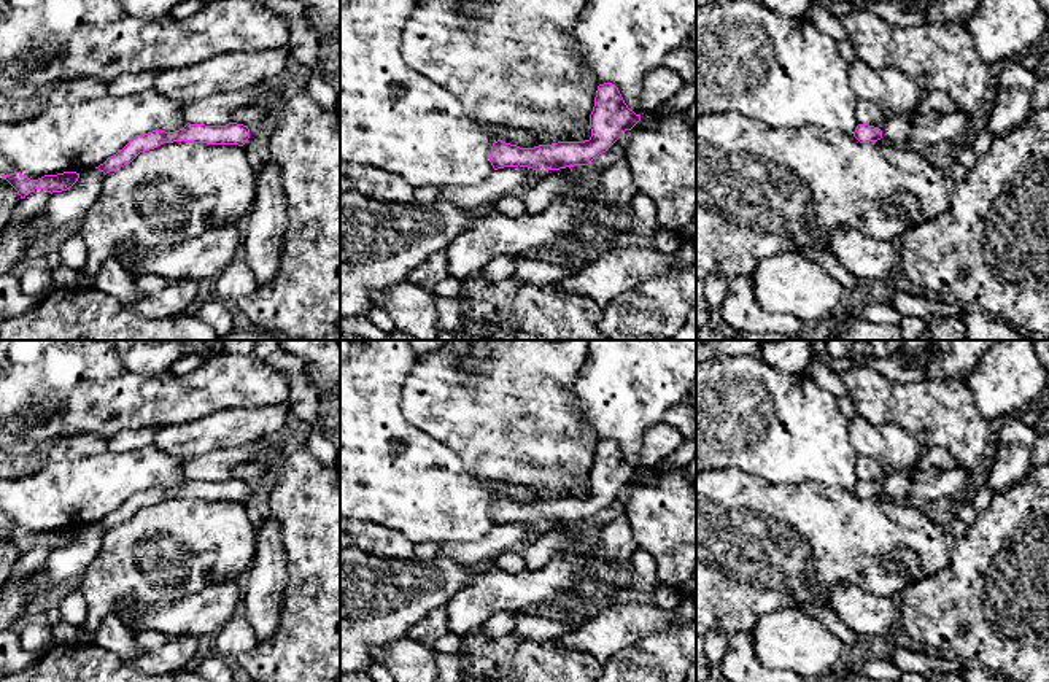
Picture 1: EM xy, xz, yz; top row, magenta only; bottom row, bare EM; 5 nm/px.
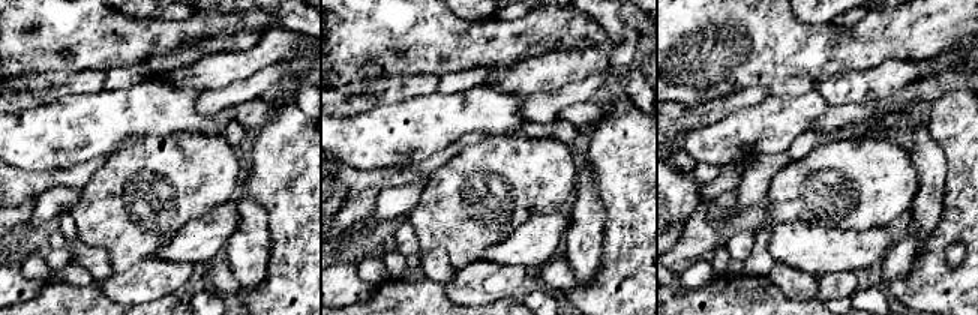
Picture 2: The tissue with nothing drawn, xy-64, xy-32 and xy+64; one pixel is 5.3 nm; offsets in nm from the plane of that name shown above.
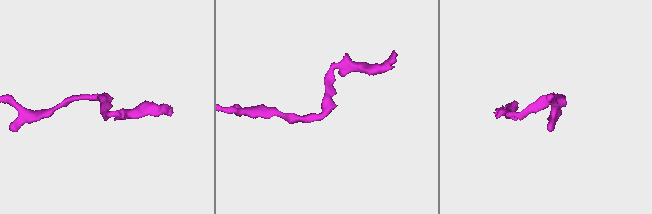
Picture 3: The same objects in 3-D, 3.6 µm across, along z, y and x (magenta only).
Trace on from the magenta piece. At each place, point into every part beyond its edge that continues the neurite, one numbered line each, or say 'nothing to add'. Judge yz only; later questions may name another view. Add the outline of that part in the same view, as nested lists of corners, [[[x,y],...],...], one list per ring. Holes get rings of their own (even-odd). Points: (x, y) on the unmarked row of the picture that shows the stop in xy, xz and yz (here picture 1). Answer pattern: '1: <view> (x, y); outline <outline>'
nothing to add

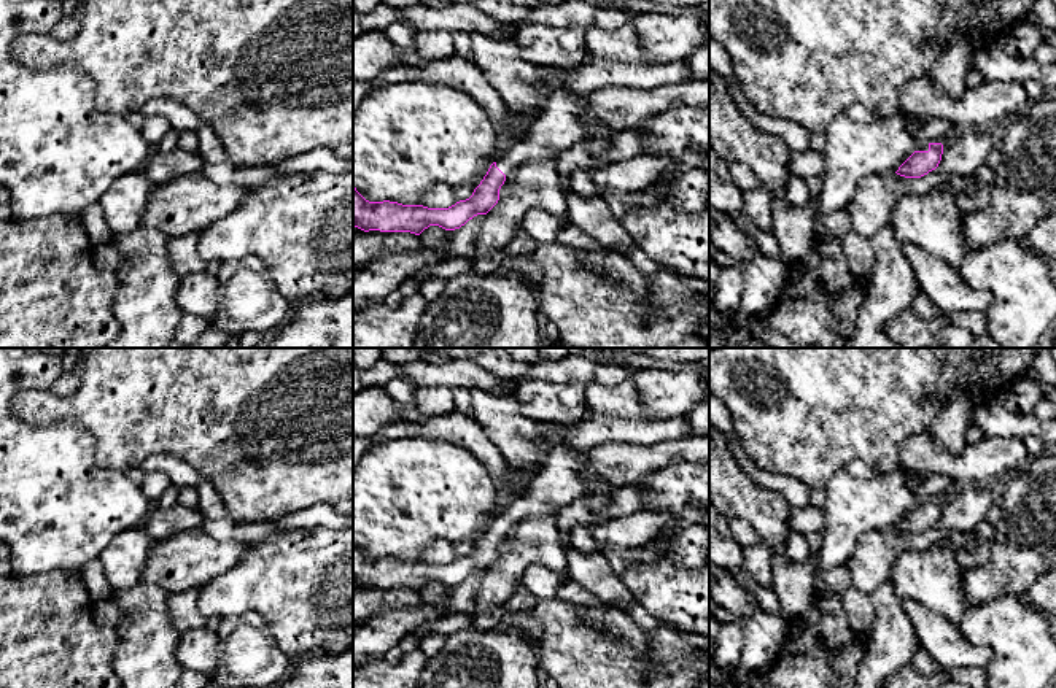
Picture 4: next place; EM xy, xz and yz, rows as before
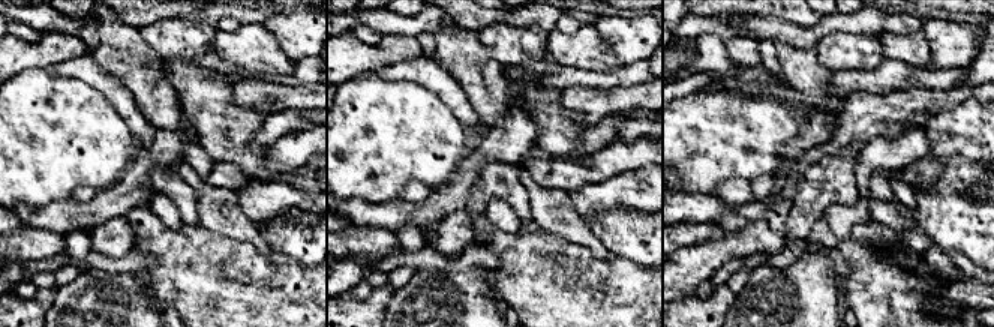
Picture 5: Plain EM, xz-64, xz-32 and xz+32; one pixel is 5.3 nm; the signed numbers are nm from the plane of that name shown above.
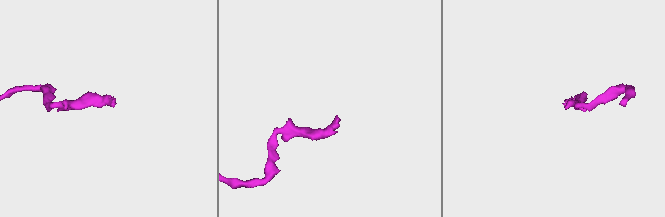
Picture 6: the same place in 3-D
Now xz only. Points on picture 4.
1: xz (557, 483); outline [[[692,435],[655,445],[608,442],[588,451],[577,451],[566,445],[549,446],[528,491],[511,501],[495,518],[506,532],[530,516],[557,520],[557,515],[580,496],[582,473],[635,483],[639,477],[681,459],[709,462],[709,435]]]

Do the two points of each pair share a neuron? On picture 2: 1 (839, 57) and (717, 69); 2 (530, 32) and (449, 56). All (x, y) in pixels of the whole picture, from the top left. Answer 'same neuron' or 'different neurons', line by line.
1: same neuron
2: same neuron

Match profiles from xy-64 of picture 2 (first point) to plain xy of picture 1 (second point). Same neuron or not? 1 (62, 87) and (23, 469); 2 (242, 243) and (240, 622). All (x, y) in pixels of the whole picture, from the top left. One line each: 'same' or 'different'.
1: same
2: different

